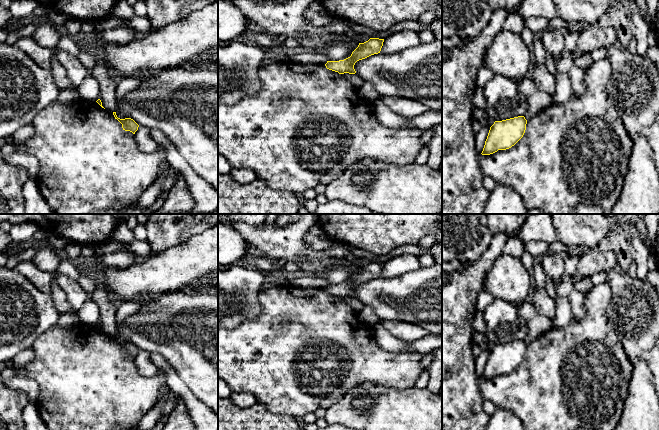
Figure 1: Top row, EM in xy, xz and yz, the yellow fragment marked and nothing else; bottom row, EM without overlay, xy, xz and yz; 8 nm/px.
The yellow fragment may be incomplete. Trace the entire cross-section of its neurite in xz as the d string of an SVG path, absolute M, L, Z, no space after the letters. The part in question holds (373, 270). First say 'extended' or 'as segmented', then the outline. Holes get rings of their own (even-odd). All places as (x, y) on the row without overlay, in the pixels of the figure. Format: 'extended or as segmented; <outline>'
as segmented; M370 262L364 267L359 267L351 280L339 285L327 285L326 292L339 298L355 298L354 289L357 285L365 283L371 279L378 278L383 270L384 263Z

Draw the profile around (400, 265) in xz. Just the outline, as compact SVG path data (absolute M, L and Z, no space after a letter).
M403 254L384 262L380 277L393 278L420 268L419 257L414 254Z

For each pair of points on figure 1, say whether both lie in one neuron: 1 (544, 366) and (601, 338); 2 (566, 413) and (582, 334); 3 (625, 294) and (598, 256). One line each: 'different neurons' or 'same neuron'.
1: same neuron
2: same neuron
3: different neurons

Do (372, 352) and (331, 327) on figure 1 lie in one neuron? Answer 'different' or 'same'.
same

